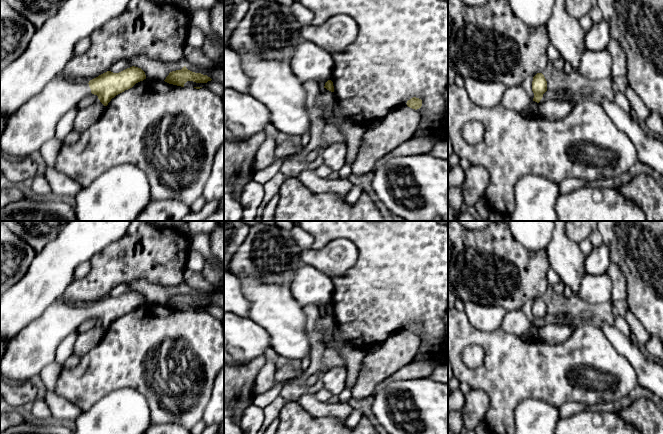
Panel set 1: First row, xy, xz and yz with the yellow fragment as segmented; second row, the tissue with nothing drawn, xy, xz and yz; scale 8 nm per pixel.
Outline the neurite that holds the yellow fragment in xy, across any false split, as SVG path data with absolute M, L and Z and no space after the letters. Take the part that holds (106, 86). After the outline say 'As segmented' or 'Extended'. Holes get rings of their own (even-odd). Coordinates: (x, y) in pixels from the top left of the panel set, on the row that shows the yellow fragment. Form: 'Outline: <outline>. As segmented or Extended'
Outline: M135 66L119 73L107 71L88 83L54 78L8 118L0 138L0 155L13 159L29 157L55 136L59 120L83 99L94 94L107 106L116 95L144 79L145 72Z. Extended

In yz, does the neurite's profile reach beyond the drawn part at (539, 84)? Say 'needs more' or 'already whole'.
already whole

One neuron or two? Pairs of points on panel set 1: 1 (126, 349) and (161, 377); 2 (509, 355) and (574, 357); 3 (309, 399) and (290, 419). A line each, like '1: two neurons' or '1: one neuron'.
1: one neuron
2: one neuron
3: two neurons

